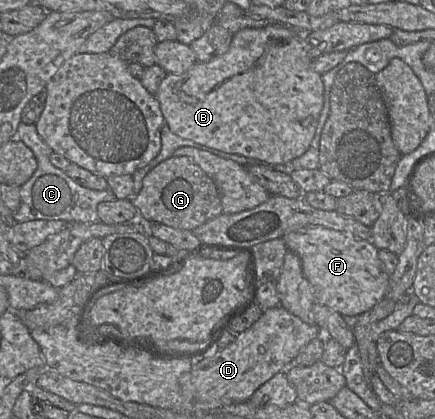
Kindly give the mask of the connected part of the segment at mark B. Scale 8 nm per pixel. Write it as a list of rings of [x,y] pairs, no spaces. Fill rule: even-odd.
[[[271,22],[262,28],[243,28],[233,34],[230,47],[223,55],[215,57],[208,62],[196,62],[189,70],[182,74],[167,73],[155,96],[170,131],[183,139],[189,139],[225,153],[239,154],[257,159],[268,165],[286,164],[303,155],[310,147],[316,133],[316,127],[324,103],[322,75],[312,69],[312,61],[314,59],[309,57],[310,45],[307,42],[307,36],[310,32],[295,29],[277,22]]]

